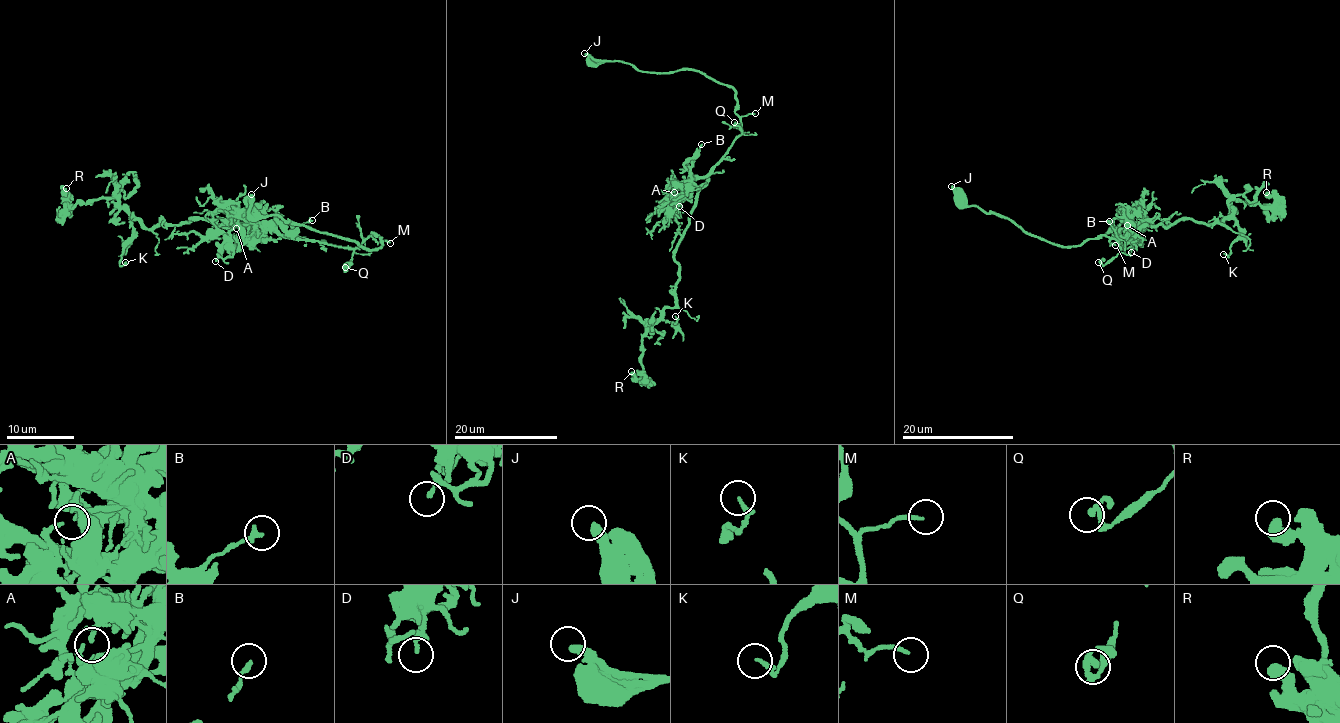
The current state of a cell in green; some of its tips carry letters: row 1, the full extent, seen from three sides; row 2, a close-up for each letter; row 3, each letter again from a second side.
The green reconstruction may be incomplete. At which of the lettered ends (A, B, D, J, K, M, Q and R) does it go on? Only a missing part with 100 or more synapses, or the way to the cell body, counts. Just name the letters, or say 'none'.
J

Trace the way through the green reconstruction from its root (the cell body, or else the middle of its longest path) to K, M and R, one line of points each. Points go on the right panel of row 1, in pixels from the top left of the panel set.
K: (1131, 239), (1147, 224), (1192, 218), (1227, 227), (1224, 221), (1233, 219), (1239, 237), (1223, 254)
M: (1131, 239), (1120, 248), (1117, 241), (1110, 239), (1110, 243), (1115, 245)
R: (1131, 239), (1145, 225), (1169, 226), (1181, 219), (1227, 227), (1232, 203), (1271, 206), (1274, 198), (1266, 192)

